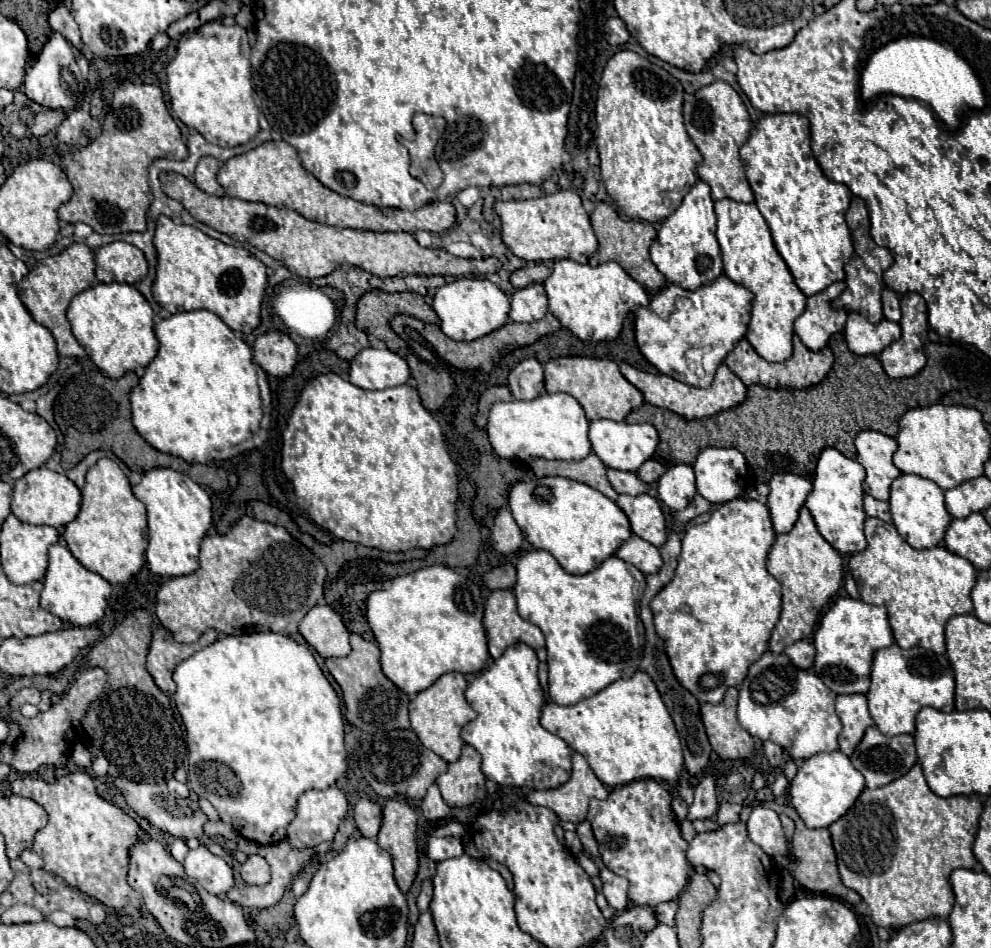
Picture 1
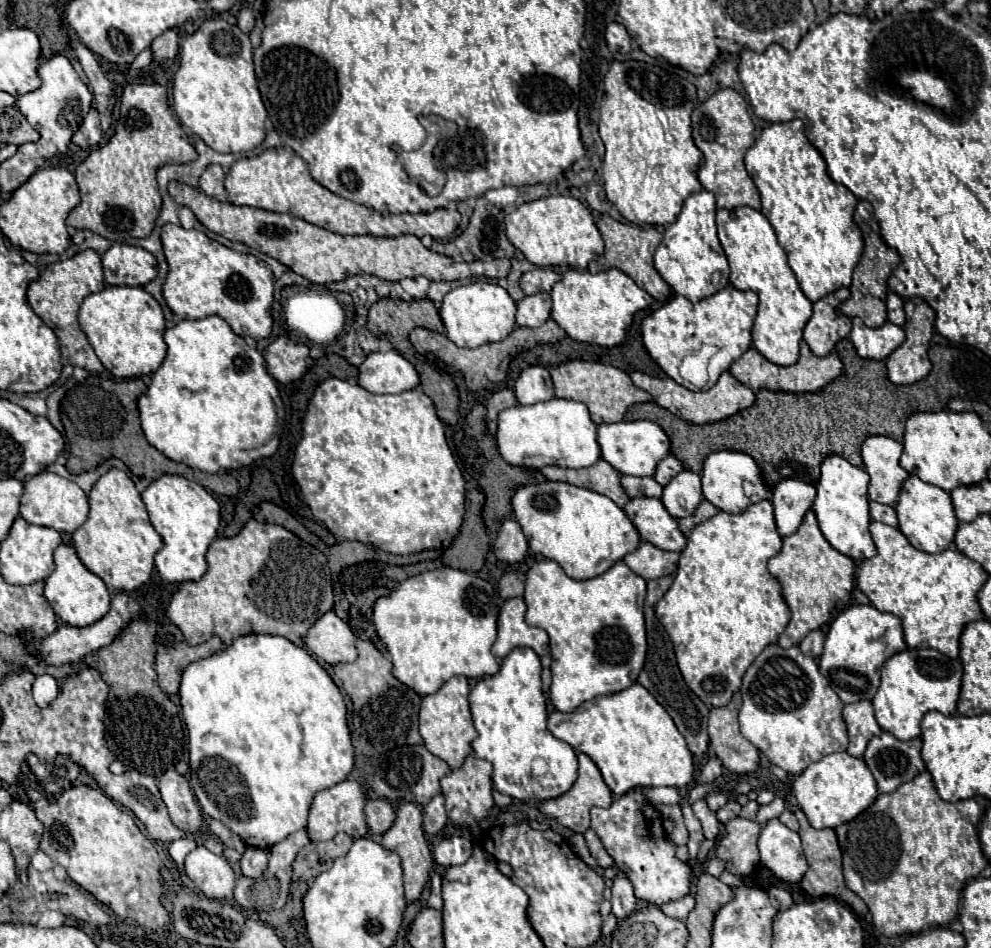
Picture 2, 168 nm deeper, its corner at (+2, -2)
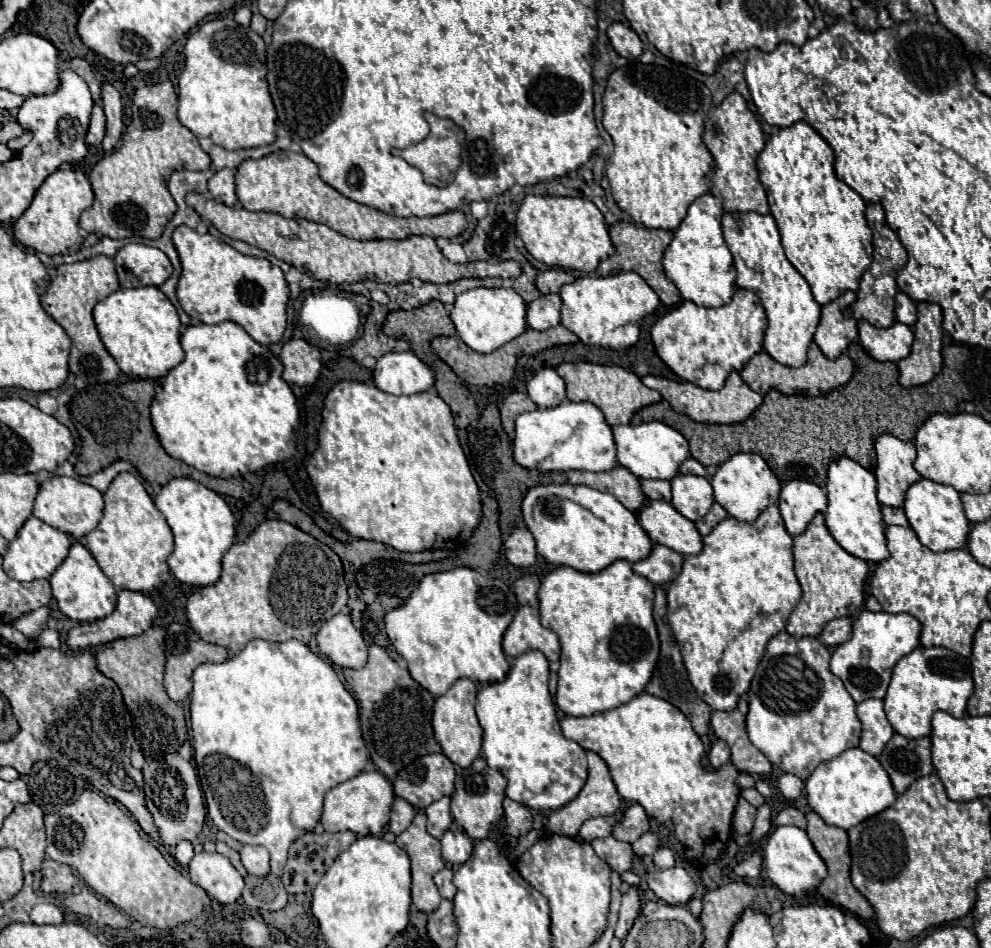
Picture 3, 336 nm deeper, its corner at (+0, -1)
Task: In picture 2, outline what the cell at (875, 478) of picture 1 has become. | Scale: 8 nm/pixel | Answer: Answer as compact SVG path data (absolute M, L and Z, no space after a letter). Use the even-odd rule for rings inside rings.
M872 435L862 443L860 455L864 461L864 471L870 475L870 499L876 503L894 505L898 501L900 485L908 477L898 463L902 443L884 435Z

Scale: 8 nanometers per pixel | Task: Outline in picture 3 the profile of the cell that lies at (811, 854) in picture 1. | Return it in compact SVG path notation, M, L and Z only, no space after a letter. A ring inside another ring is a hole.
M816 812L806 814L806 818L808 818L808 828L806 828L806 832L808 832L808 836L812 838L812 844L816 846L816 852L824 858L824 862L826 862L826 866L828 866L828 876L824 878L824 882L822 882L820 888L818 888L820 894L822 894L824 898L828 898L832 904L836 904L836 906L840 906L840 908L846 908L848 912L852 912L852 914L856 914L856 916L860 916L860 918L864 918L864 920L872 918L874 910L872 910L870 902L868 902L868 900L852 886L852 882L850 882L850 864L852 864L852 860L850 860L848 834L846 834L846 830L826 824Z

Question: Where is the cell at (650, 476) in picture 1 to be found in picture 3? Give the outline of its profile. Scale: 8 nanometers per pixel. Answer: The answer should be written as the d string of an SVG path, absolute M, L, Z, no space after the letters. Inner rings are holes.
M688 458L688 462L684 462L684 466L680 466L680 474L696 474L696 476L710 476L708 468L702 466L698 460Z

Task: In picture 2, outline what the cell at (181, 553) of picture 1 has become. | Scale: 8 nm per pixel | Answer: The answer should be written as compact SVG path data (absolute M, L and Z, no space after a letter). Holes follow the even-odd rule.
M166 473L144 489L142 501L146 503L150 521L164 543L154 557L158 575L168 583L198 581L208 569L204 555L210 543L216 539L220 525L220 505L216 499L198 483Z

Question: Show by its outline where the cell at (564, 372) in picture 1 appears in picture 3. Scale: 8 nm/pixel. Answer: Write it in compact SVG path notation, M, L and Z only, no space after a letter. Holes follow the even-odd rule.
M576 362L576 364L560 364L556 368L556 372L566 382L568 400L596 404L604 412L606 422L610 426L628 424L634 412L662 400L660 392L656 392L652 388L646 388L636 374L632 374L630 370L624 370L620 366L602 366L602 364L590 364L590 362Z

